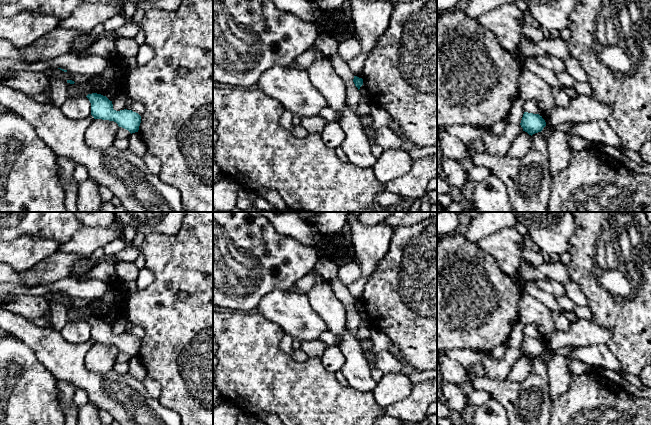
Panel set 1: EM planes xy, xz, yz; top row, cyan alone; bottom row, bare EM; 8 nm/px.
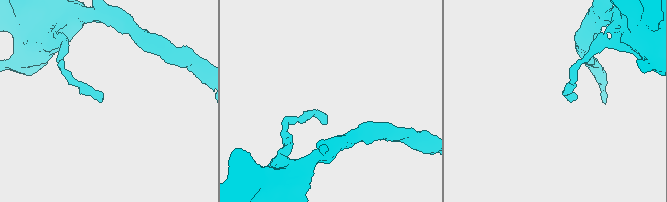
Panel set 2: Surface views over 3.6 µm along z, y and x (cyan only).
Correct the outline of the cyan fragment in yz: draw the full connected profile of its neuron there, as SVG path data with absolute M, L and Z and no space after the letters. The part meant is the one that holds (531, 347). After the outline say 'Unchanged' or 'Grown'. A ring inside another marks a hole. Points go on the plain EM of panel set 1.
M524 336L520 349L523 355L532 360L541 356L546 350L546 346L539 338Z. Unchanged

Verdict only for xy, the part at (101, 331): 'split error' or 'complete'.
complete

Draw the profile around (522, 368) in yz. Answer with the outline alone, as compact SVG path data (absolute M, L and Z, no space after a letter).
M523 355L511 368L506 379L512 382L524 381L532 372L532 360Z

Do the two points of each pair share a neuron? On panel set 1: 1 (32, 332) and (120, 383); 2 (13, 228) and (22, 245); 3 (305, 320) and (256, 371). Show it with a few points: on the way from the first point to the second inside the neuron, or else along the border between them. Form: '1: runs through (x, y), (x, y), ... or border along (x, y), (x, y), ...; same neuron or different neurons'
1: runs through (54, 352), (80, 377), (92, 383), (98, 383); same neuron
2: border along (40, 238), (19, 235), (10, 240); different neurons
3: border along (267, 318), (274, 321), (285, 333); different neurons

